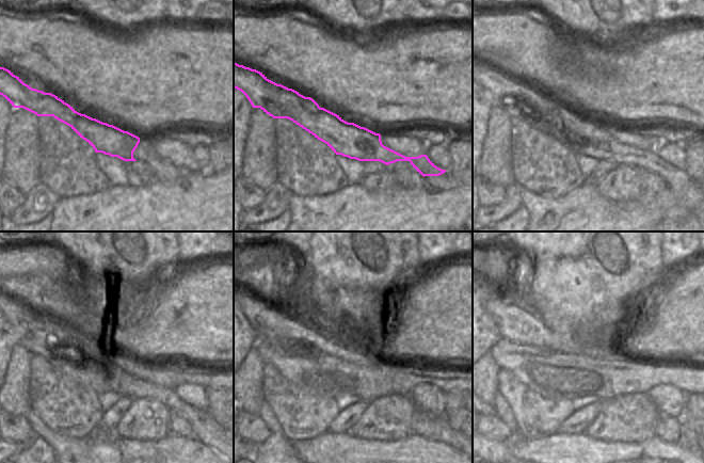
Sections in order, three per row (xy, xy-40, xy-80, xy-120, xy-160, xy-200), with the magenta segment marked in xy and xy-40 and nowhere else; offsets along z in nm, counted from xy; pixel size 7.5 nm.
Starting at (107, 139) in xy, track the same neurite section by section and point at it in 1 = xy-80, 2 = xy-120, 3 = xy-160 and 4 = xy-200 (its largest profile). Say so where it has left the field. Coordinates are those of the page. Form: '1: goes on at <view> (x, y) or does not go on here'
1: goes on at xy-80 (581, 136)
2: goes on at xy-120 (41, 336)
3: goes on at xy-160 (287, 335)
4: goes on at xy-200 (516, 321)

